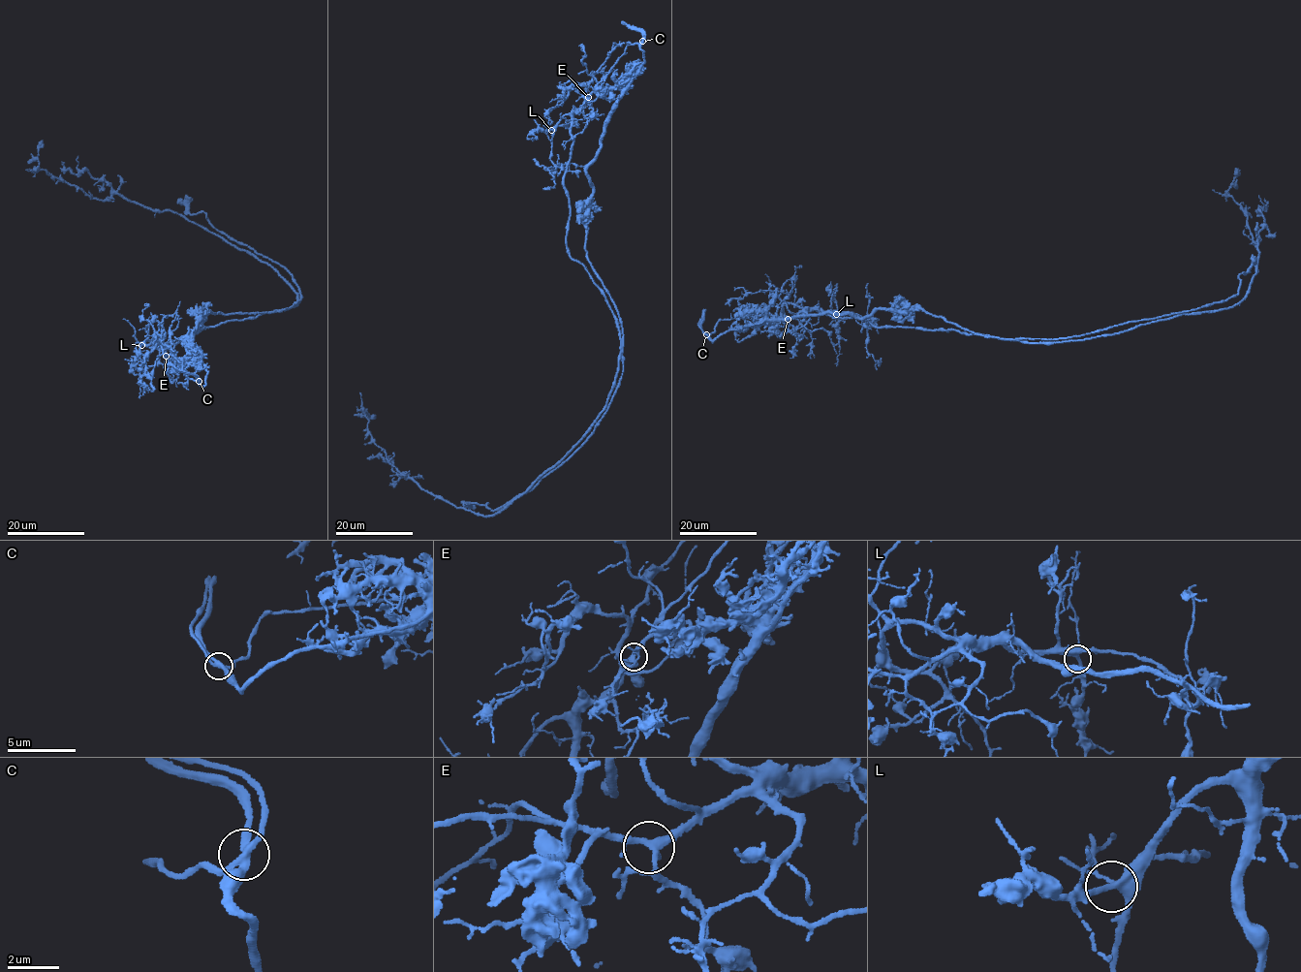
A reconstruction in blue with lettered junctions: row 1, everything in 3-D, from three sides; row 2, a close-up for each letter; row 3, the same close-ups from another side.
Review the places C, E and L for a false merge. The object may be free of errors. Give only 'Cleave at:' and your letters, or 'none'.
Cleave at: C

